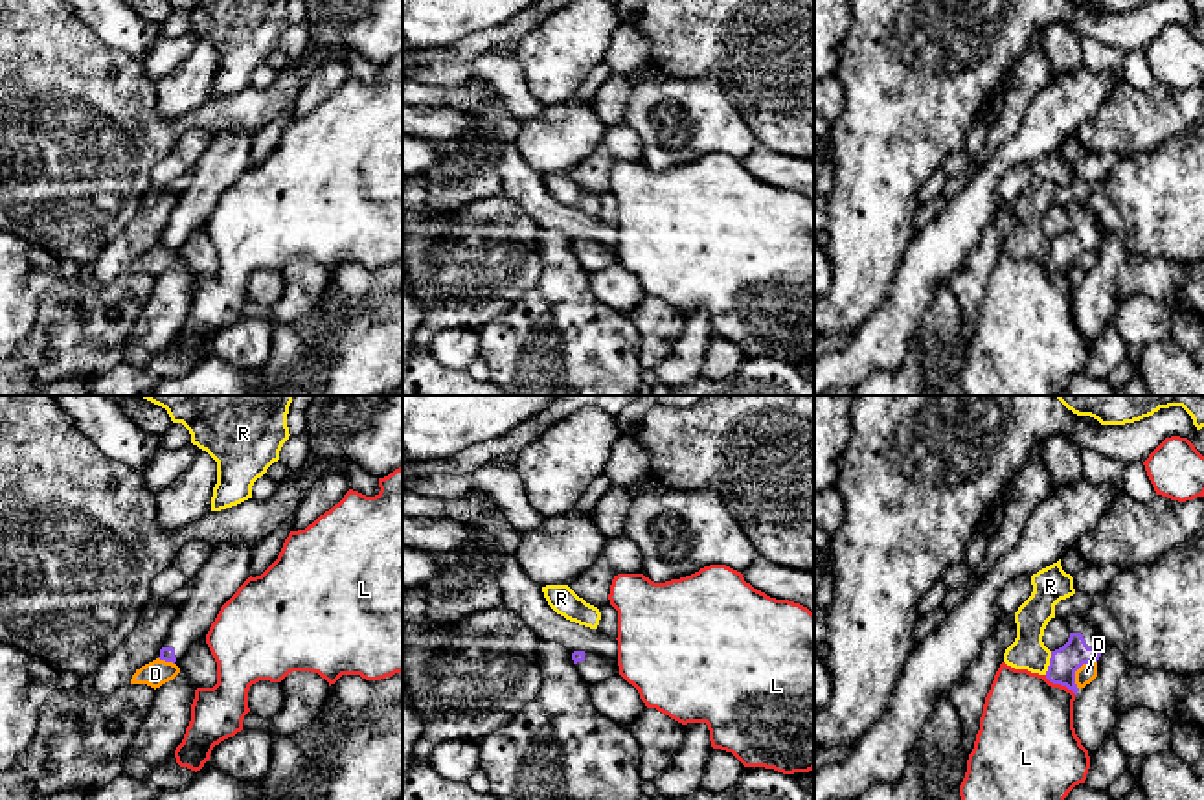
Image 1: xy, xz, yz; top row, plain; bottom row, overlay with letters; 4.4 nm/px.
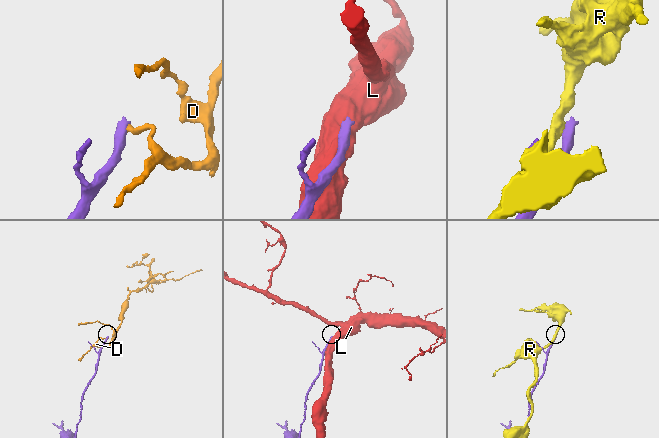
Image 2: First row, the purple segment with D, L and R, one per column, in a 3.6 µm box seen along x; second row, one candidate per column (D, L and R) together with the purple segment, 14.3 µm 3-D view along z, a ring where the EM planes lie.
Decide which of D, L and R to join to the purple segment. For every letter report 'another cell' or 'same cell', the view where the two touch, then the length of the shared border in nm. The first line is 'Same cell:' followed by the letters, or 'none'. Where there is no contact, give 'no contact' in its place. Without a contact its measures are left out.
Same cell: none
D: another cell; meets purple in yz; contact 150 nm long
L: another cell; meets purple in yz; contact 170 nm long
R: another cell; meets purple in yz; contact 110 nm long

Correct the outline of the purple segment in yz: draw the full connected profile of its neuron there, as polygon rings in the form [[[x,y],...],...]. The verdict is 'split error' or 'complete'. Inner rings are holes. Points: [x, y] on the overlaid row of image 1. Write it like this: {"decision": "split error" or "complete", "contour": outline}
{"decision": "split error", "contour": [[[1083,612],[1072,614],[1066,618],[1066,623],[1070,638],[1062,647],[1051,651],[1046,679],[1066,686],[1077,695],[1075,671],[1083,664],[1097,662],[1103,649],[1099,647],[1096,631],[1083,620]]]}

